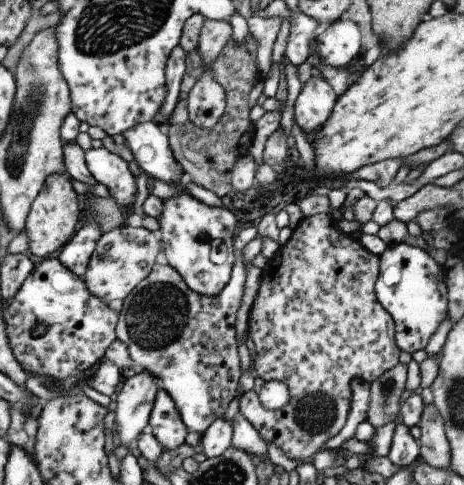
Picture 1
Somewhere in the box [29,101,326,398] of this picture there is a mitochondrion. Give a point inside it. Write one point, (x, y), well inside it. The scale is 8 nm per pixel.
(155, 316)

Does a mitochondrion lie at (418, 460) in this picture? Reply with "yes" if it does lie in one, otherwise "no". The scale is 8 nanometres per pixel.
no

